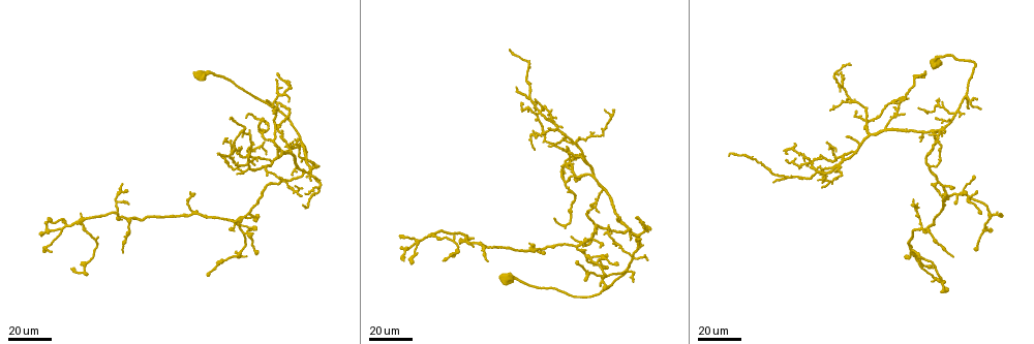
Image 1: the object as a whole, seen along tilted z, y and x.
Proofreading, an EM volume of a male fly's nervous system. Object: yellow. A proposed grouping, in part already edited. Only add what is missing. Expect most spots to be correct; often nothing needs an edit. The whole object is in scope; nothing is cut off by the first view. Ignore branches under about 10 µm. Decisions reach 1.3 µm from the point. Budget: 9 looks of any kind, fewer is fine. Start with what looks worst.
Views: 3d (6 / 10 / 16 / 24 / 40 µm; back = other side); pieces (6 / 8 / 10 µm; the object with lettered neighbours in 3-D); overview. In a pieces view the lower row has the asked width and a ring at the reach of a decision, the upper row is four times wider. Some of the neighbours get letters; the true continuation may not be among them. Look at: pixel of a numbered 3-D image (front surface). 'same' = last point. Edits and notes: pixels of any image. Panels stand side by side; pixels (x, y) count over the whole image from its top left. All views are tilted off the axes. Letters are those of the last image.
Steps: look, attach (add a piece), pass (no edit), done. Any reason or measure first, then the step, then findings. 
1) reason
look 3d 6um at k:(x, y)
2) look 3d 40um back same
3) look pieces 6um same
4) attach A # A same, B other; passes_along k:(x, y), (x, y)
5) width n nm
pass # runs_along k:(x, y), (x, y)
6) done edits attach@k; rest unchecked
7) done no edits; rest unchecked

look 3d 40um at 1:(302, 162)

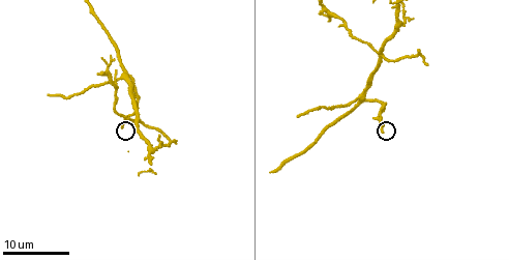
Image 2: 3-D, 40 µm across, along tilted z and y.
look 3d 10um at 2:(382, 134)

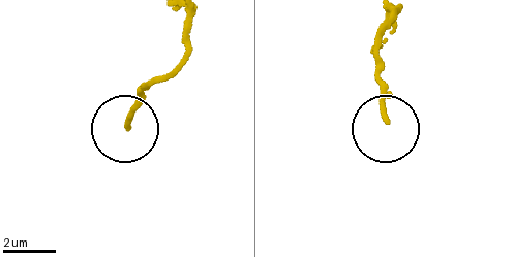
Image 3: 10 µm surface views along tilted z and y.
look pieces 10um at 3:(384, 121)

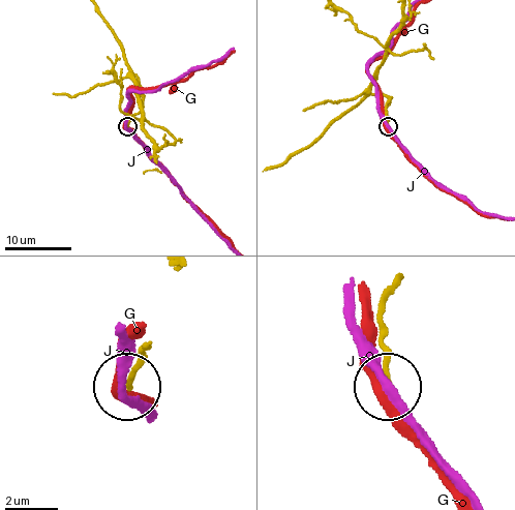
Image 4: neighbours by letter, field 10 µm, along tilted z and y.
pass # G other, J other; none of them fits

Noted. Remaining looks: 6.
tapers out
look 3d 16um at 2:(47, 96)

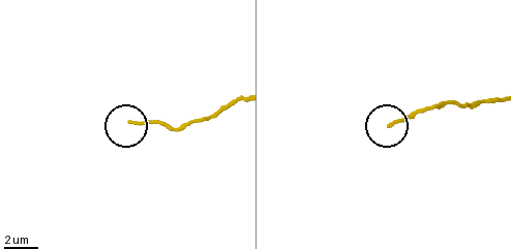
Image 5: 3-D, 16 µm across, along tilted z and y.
look pieces 6um at 5:(131, 122)

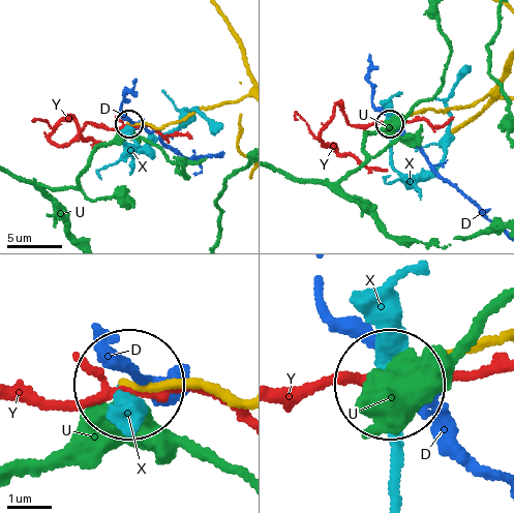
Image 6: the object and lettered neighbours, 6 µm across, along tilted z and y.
width 150 nm
pass # D other, U other, X other, Y other; runs_along 6:(237, 403), (178, 384), (133, 386); none of them fits

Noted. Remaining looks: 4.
look 3d 24um at 1:(275, 145)

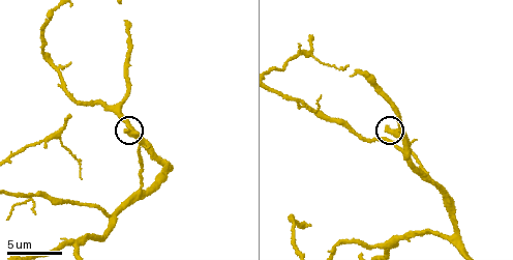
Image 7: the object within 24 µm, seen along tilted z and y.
look pieces 8um at 7:(125, 132)

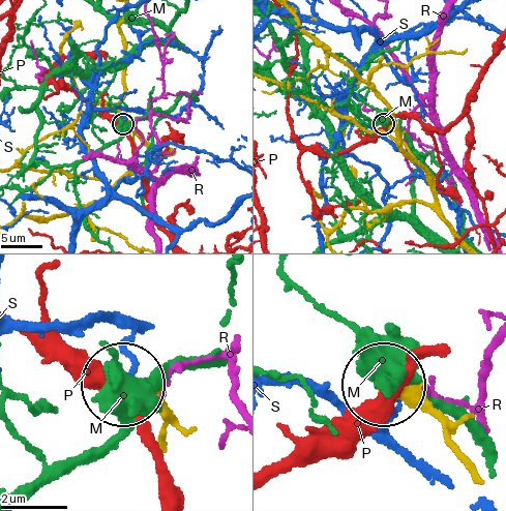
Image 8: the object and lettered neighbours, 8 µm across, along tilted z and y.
pass # M other, P other, R other, S other; no lettered piece goes on from it

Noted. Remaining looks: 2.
look 3d 24um at 2:(426, 63)

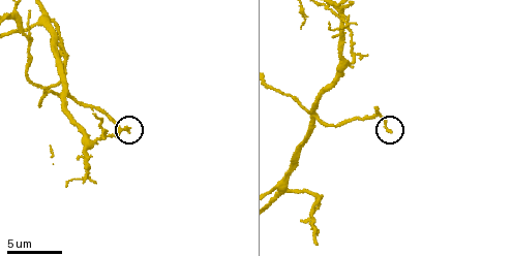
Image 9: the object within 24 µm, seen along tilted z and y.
look pieces 8um at 9:(389, 131)

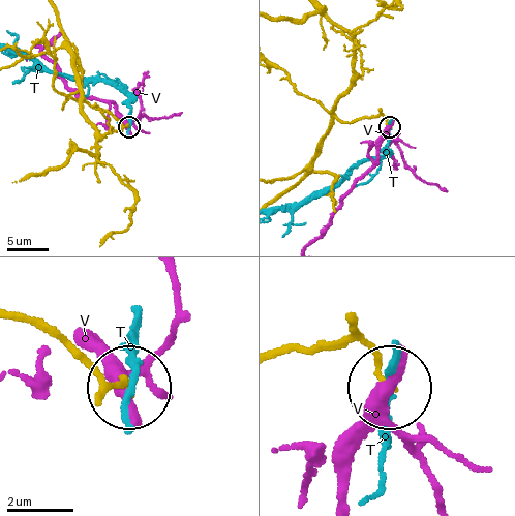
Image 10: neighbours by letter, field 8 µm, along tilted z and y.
pass # T other, V other; runs_along 10:(307, 172), (332, 120), (354, 121), (381, 116), (388, 127); no lettered piece goes on from it

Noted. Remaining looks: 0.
done no edits; rest unchecked

